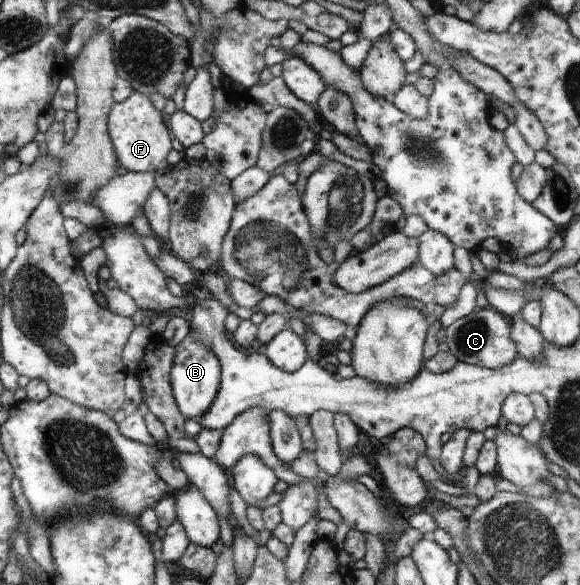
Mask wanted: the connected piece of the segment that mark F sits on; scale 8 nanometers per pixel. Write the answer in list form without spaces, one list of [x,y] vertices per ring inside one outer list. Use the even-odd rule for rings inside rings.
[[[134,91],[124,102],[116,103],[110,115],[110,134],[120,163],[125,171],[135,173],[157,172],[165,166],[171,151],[171,138],[163,124],[161,112],[151,108],[147,95]]]

